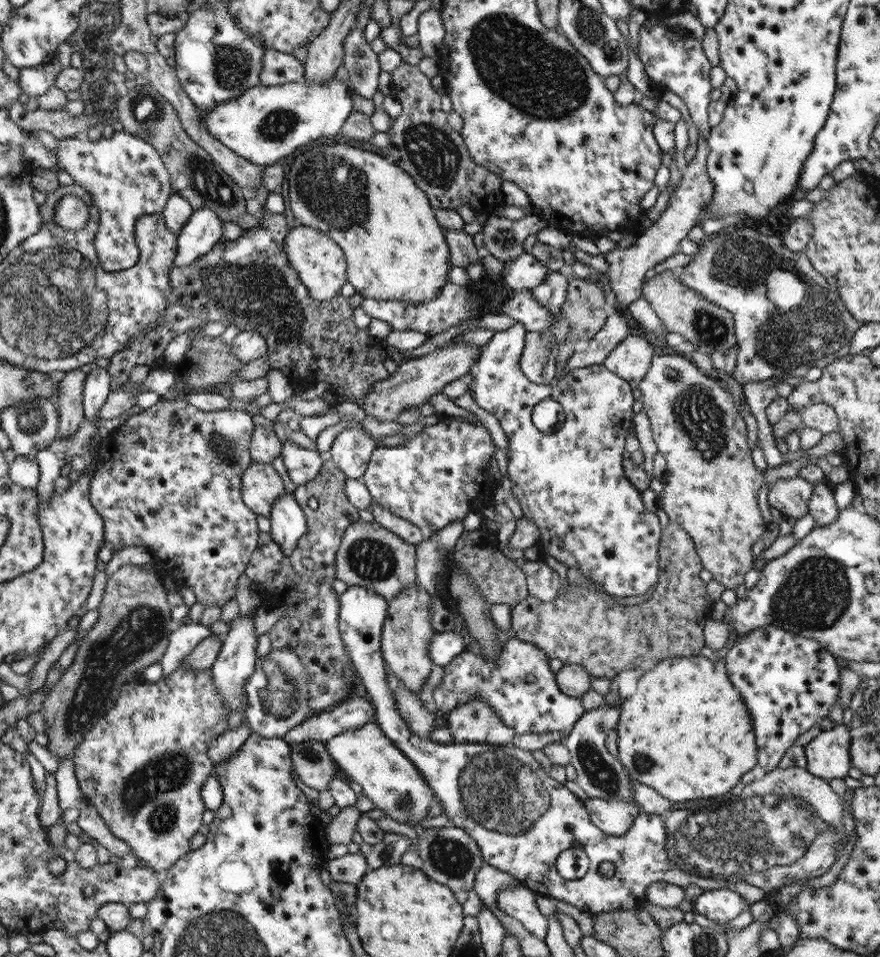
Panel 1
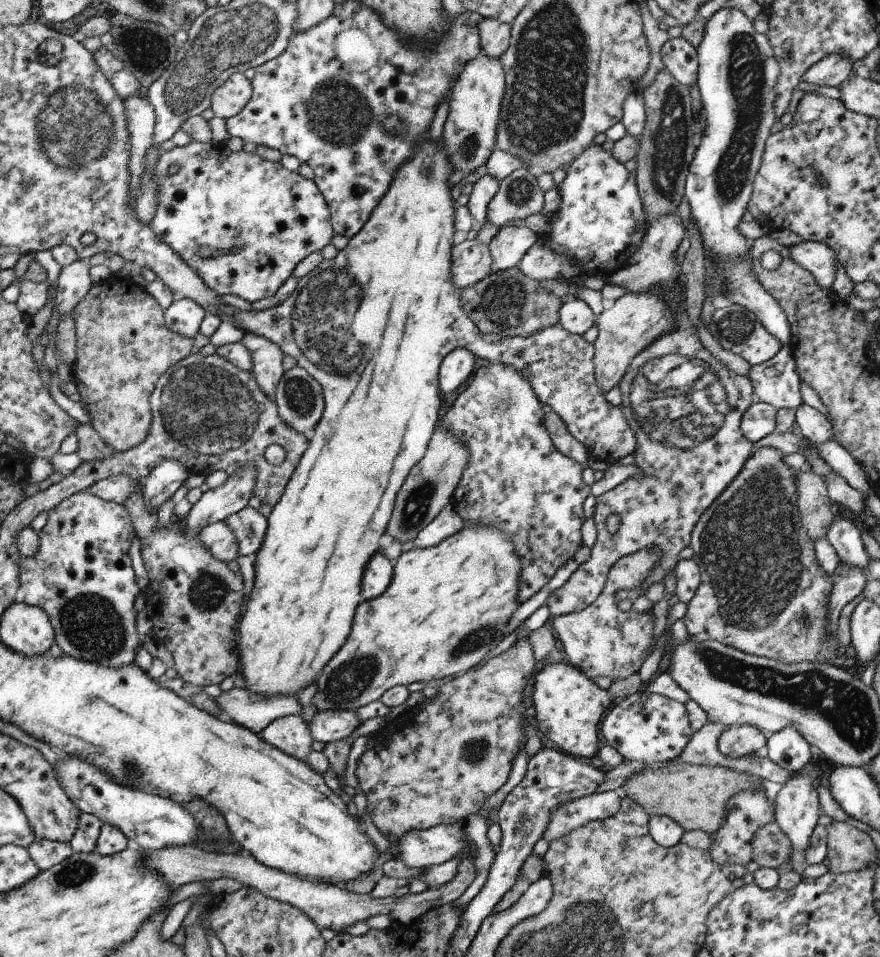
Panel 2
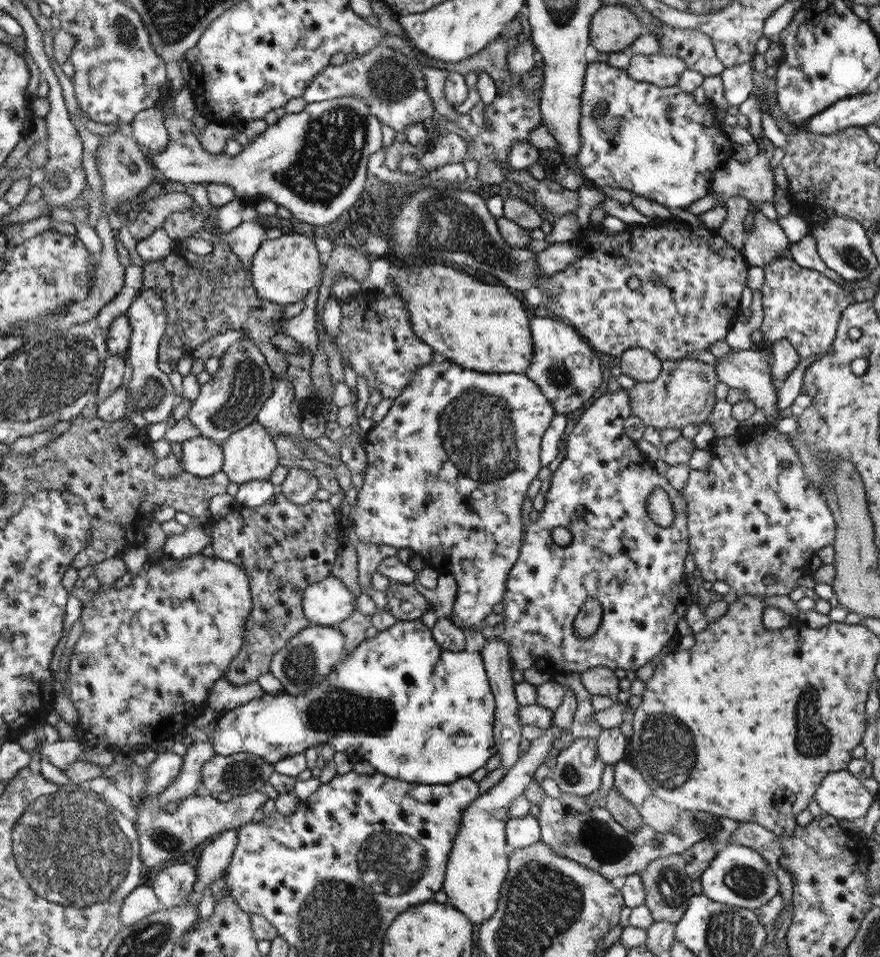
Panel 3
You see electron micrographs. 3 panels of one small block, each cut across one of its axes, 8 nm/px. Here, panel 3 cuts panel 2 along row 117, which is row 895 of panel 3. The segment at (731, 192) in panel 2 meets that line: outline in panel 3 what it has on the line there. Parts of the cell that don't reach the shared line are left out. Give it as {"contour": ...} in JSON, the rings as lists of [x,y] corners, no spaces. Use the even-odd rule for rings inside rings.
{"contour":[[[730,843],[728,847],[717,852],[717,856],[700,876],[701,894],[720,904],[729,904],[754,911],[779,893],[775,867],[768,863],[756,850]]]}

